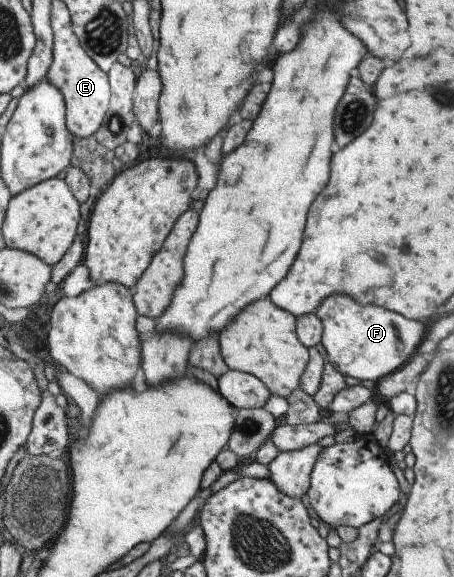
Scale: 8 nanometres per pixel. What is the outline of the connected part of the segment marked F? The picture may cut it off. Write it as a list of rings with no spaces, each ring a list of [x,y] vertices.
[[[331,295],[326,297],[323,302],[316,308],[315,314],[319,317],[319,320],[323,325],[323,334],[322,334],[322,344],[326,348],[325,352],[327,352],[327,358],[329,358],[329,362],[345,377],[352,376],[355,380],[371,380],[371,382],[377,383],[380,378],[384,376],[388,376],[389,373],[400,369],[411,357],[417,352],[418,347],[422,344],[421,338],[425,336],[425,326],[421,324],[420,320],[407,320],[407,318],[403,318],[401,314],[397,314],[397,312],[389,312],[389,310],[385,310],[385,308],[379,308],[377,305],[373,306],[373,304],[362,305],[358,302],[355,302],[354,299],[349,298],[345,295]]]

